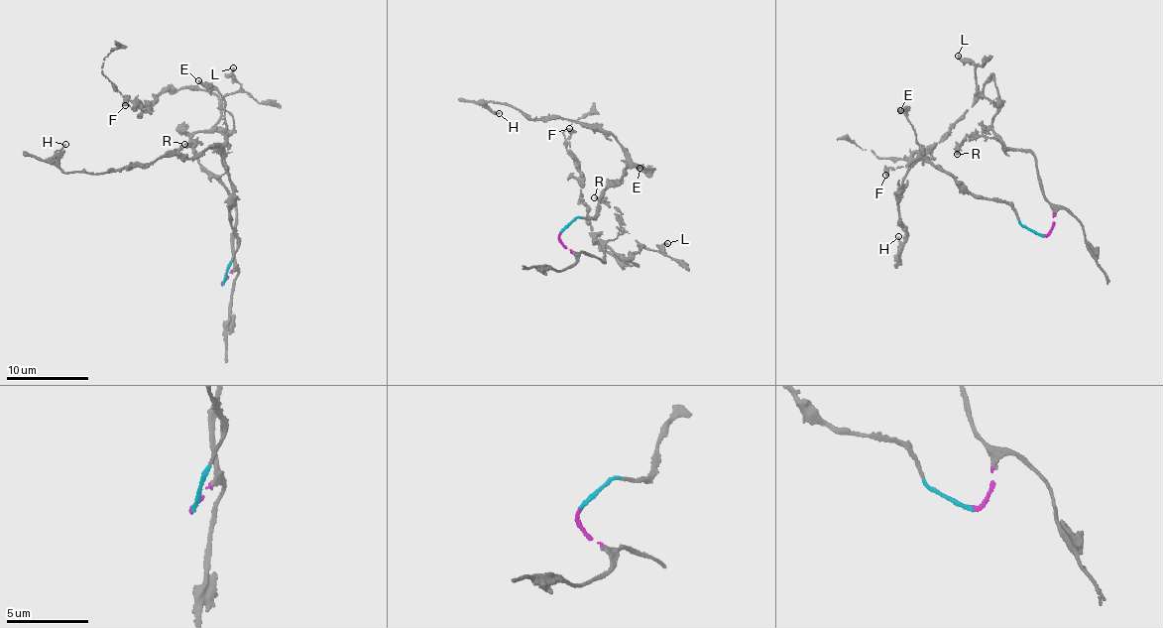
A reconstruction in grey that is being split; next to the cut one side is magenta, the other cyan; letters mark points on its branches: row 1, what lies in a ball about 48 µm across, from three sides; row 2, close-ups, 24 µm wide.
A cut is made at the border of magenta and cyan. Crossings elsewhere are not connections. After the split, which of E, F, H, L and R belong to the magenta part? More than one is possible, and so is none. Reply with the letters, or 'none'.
F, L, R

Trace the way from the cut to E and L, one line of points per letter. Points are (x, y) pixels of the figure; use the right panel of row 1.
E: (1042, 235), (1019, 222), (1009, 205), (976, 199), (932, 164), (905, 112), (900, 111)
L: (1042, 235), (1054, 214), (1037, 159), (1003, 146), (992, 129), (999, 102), (977, 89), (974, 62), (957, 55)

